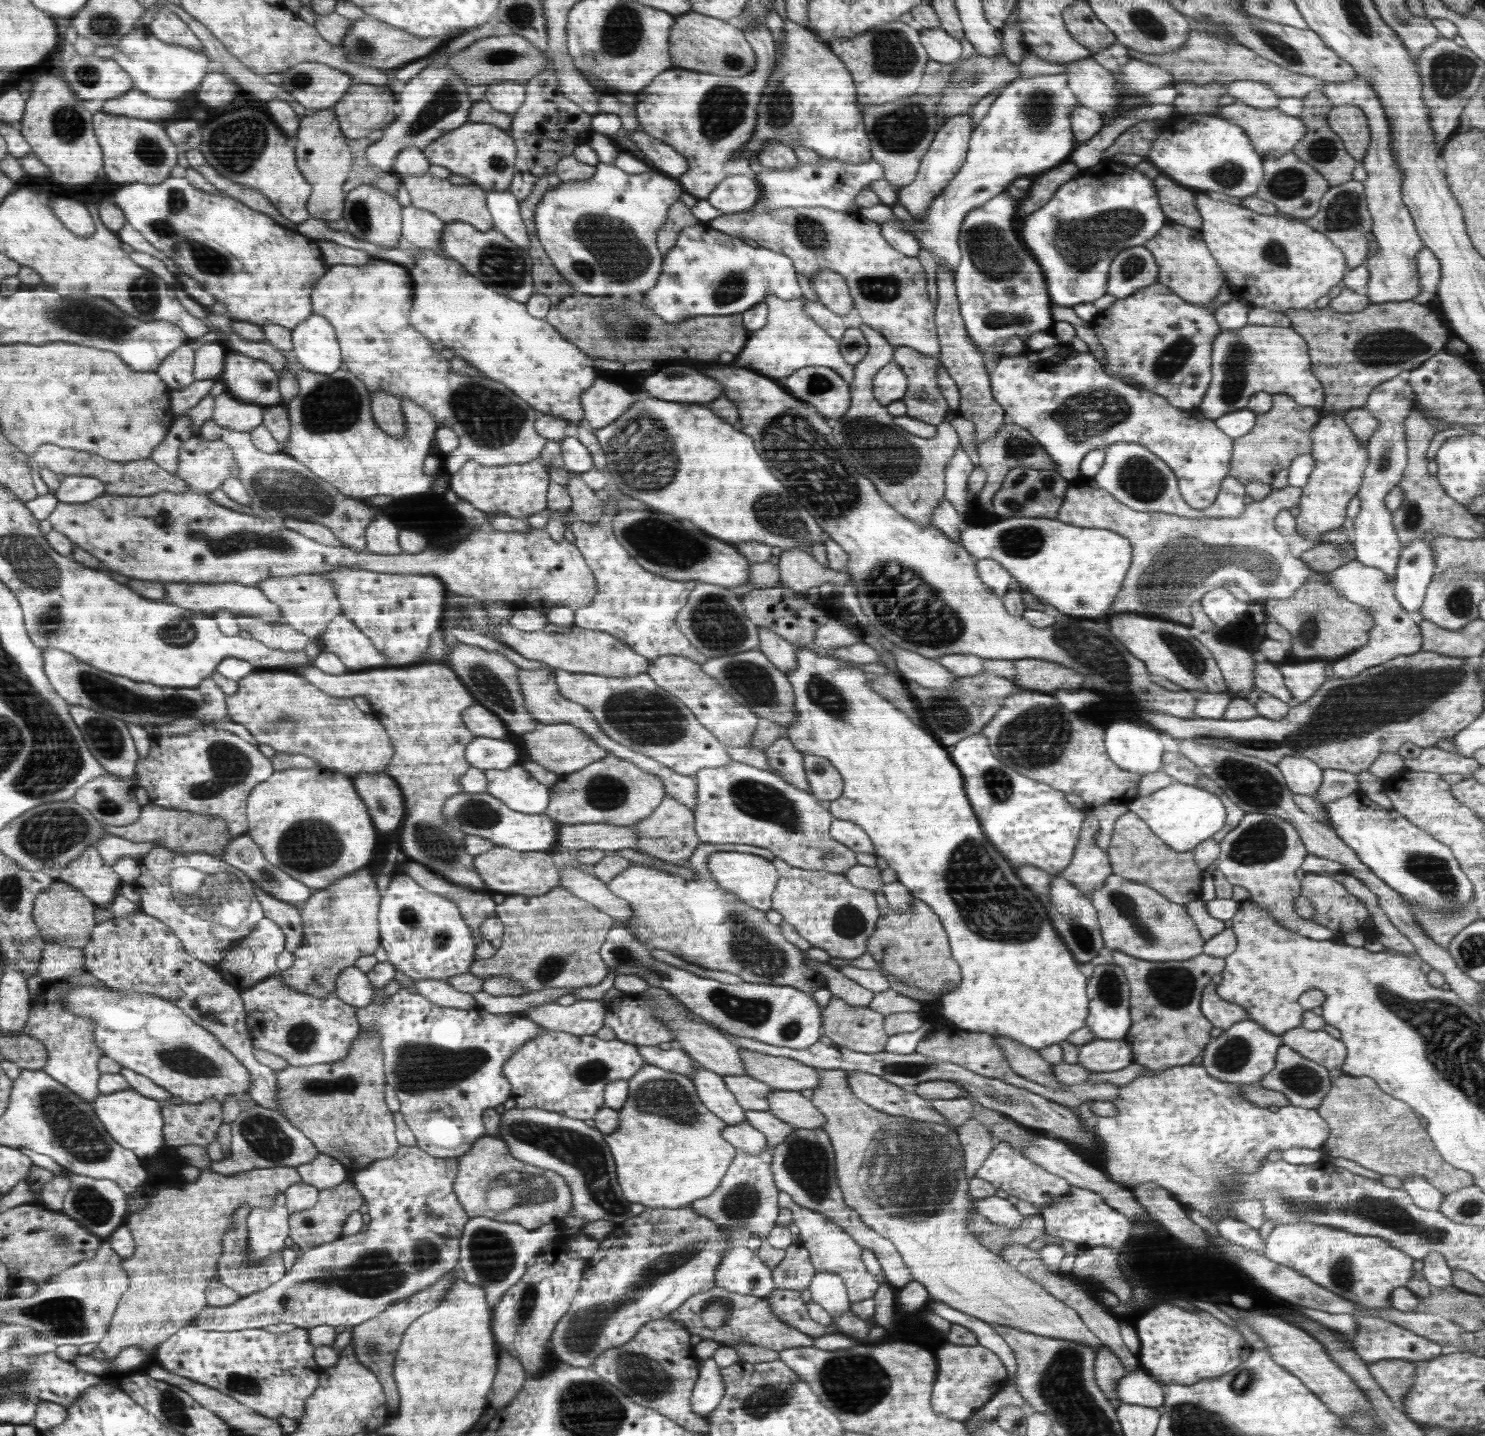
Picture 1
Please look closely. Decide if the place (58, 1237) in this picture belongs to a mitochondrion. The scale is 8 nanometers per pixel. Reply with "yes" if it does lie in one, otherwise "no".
yes

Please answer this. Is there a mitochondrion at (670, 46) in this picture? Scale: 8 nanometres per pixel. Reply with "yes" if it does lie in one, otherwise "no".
no

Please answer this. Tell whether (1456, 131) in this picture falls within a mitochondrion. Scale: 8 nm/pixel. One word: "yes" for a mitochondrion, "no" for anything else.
no

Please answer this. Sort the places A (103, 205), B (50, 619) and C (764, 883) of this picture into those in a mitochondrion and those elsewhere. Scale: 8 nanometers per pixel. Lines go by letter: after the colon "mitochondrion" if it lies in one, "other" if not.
A: other
B: mitochondrion
C: other

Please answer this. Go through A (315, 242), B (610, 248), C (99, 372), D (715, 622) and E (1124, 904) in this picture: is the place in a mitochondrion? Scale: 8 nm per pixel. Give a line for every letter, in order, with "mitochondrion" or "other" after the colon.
A: other
B: mitochondrion
C: other
D: mitochondrion
E: mitochondrion

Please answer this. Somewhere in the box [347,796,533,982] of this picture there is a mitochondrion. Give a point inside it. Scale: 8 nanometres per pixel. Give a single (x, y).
(434, 841)

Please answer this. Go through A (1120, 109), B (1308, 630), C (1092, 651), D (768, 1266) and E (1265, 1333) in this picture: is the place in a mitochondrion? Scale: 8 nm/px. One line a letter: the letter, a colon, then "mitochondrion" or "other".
A: other
B: mitochondrion
C: mitochondrion
D: other
E: other

